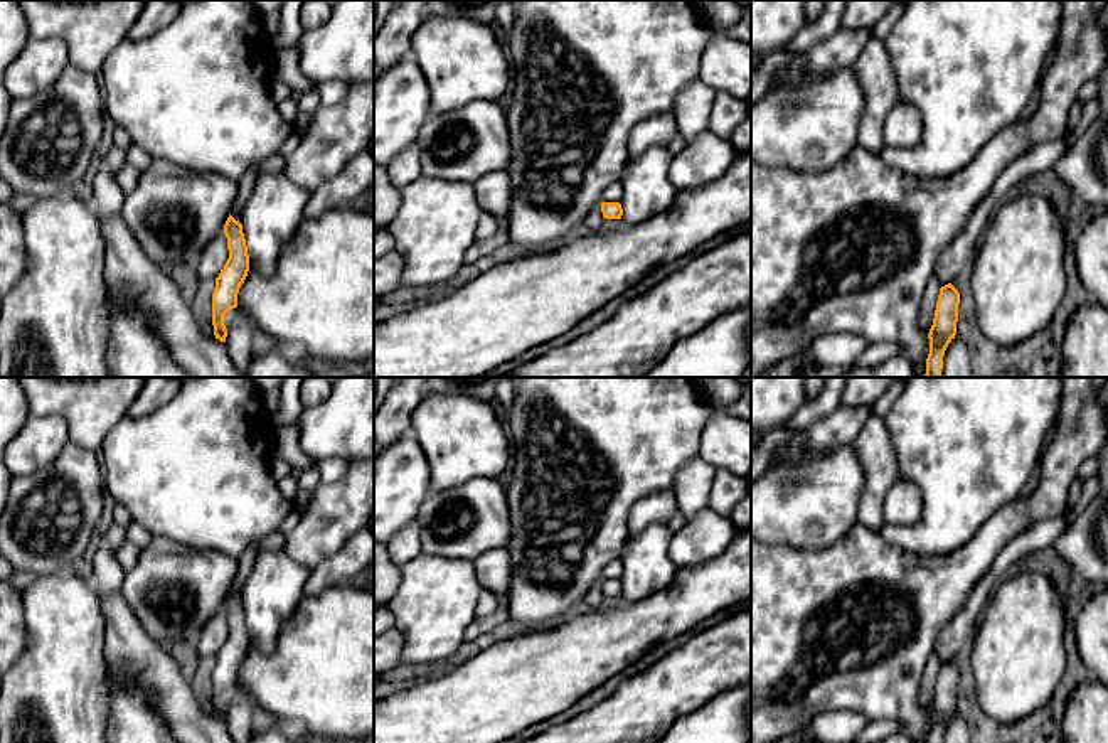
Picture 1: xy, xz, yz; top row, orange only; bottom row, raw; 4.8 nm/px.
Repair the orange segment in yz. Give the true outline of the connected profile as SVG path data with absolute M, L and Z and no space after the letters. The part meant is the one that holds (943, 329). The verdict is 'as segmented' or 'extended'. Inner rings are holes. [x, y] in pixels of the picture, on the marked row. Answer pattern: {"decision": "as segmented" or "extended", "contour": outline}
{"decision": "as segmented", "contour": "M948 283L940 288L933 325L930 329L930 354L924 377L941 377L943 355L956 335L960 293Z"}

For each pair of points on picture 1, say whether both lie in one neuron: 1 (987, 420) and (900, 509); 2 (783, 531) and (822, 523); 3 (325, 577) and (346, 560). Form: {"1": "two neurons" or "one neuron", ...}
{"1": "two neurons", "2": "one neuron", "3": "one neuron"}

